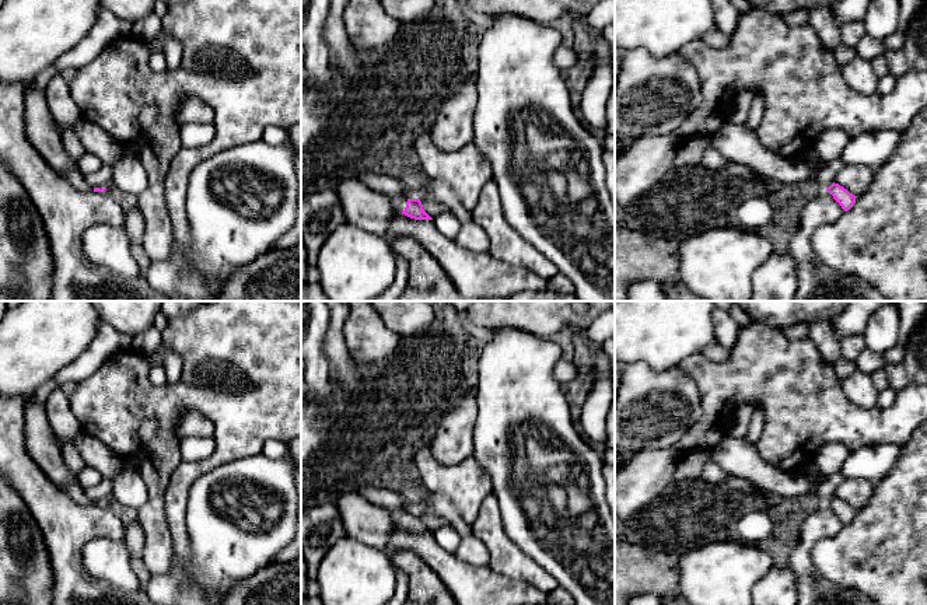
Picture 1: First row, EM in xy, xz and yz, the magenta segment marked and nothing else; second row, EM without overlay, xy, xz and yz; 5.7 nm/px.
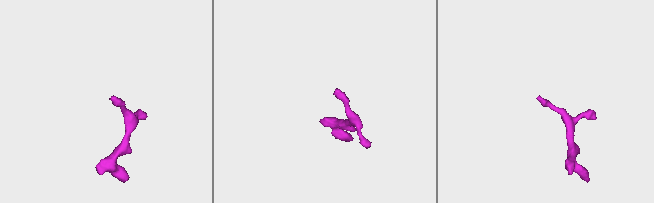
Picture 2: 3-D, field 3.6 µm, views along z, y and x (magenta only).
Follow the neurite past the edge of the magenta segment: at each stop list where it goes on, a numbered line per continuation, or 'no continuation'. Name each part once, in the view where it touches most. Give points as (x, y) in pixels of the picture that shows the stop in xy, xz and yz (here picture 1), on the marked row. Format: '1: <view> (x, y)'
1: xz (399, 203)

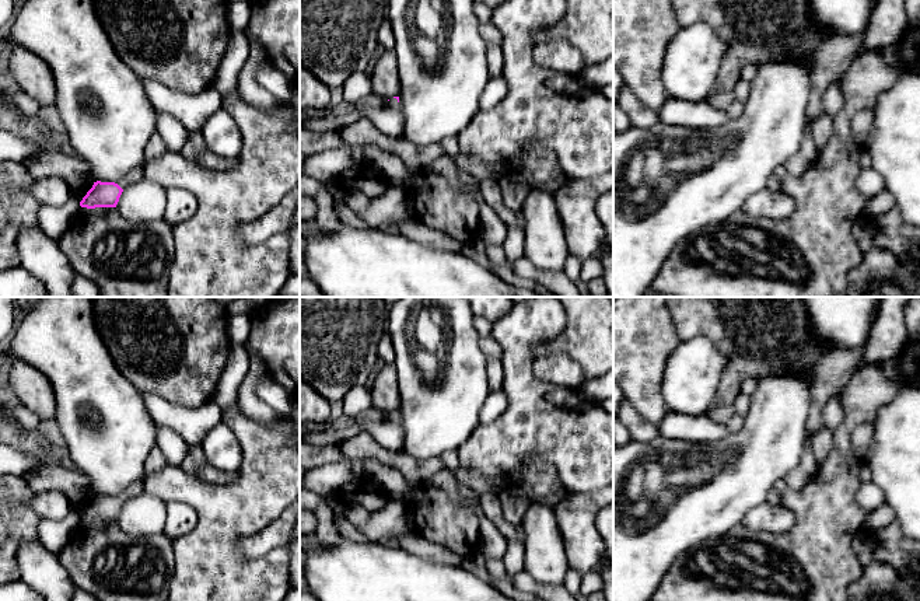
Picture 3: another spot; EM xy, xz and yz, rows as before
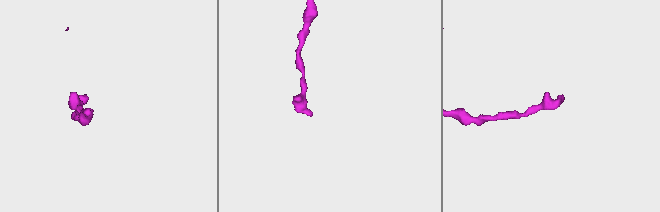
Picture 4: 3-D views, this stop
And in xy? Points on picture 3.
1: xy (136, 175)

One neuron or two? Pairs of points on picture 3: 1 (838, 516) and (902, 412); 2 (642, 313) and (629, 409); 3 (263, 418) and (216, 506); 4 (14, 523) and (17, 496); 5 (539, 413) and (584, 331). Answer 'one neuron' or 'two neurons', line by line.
1: two neurons
2: two neurons
3: two neurons
4: one neuron
5: two neurons

